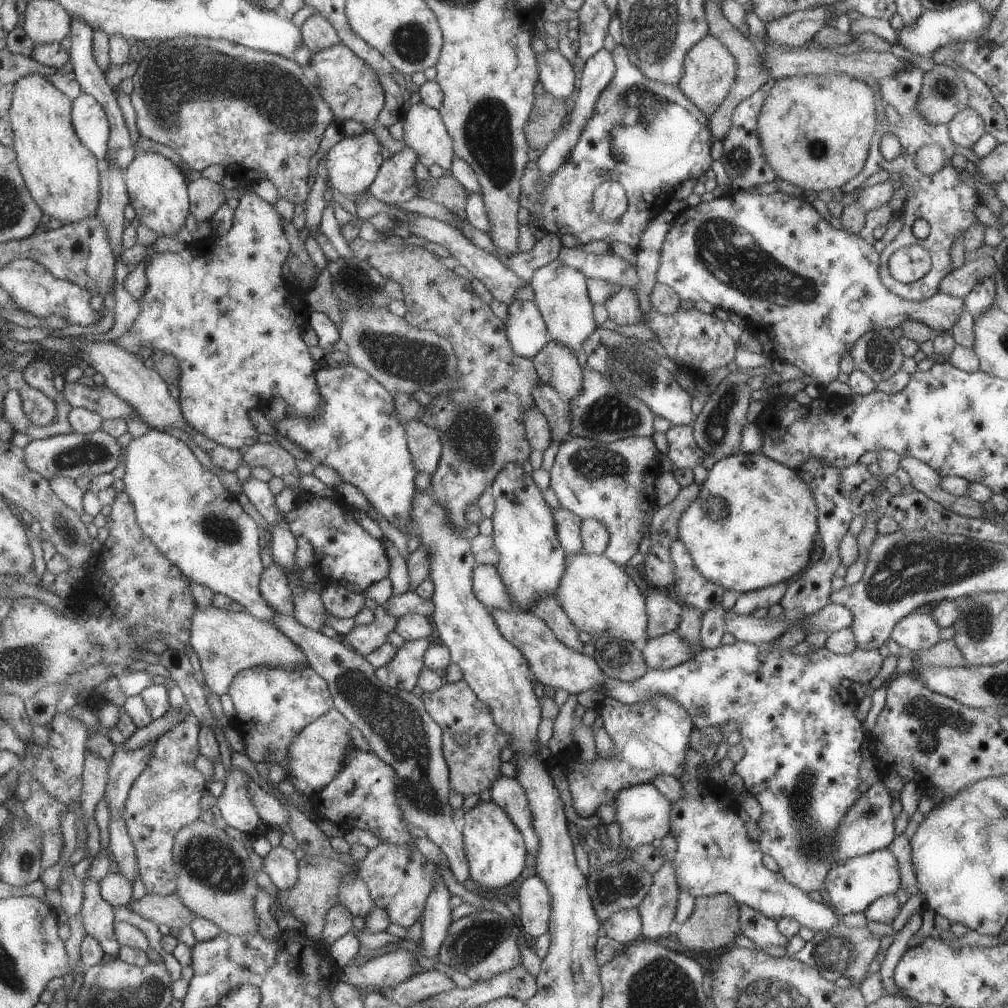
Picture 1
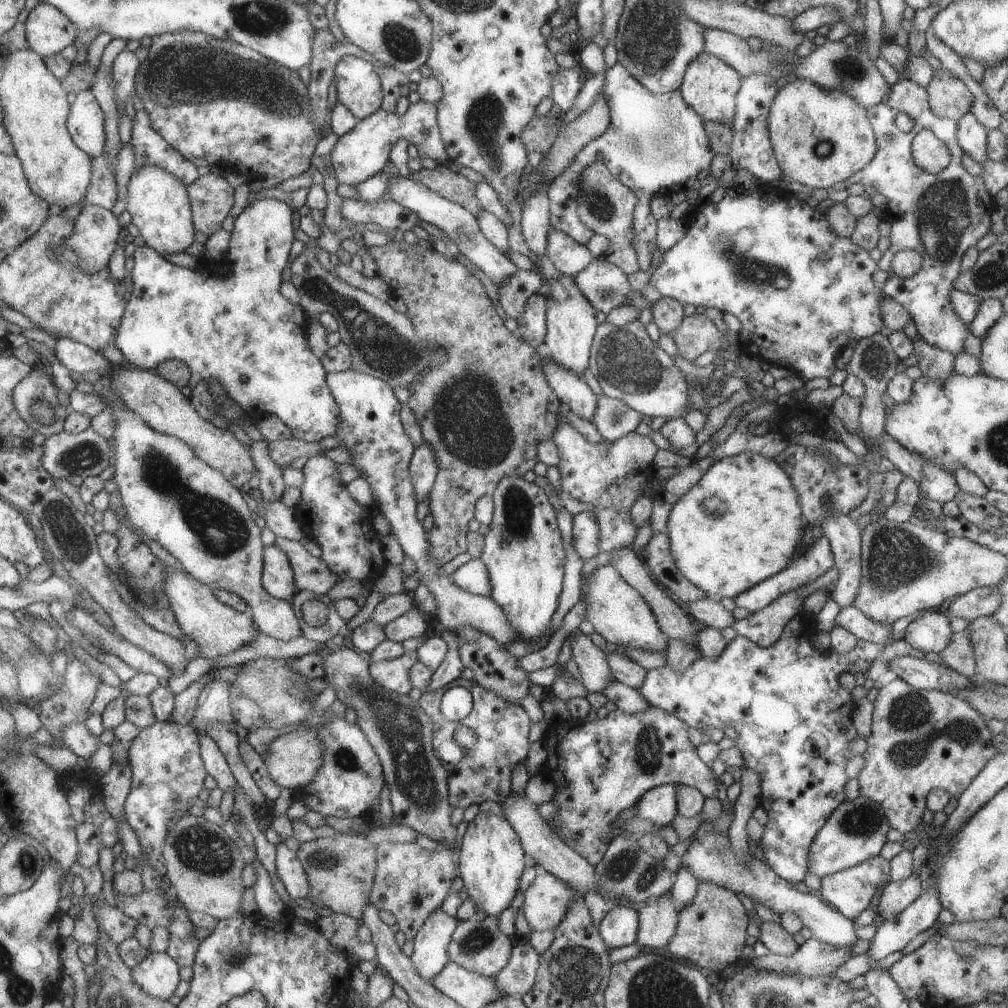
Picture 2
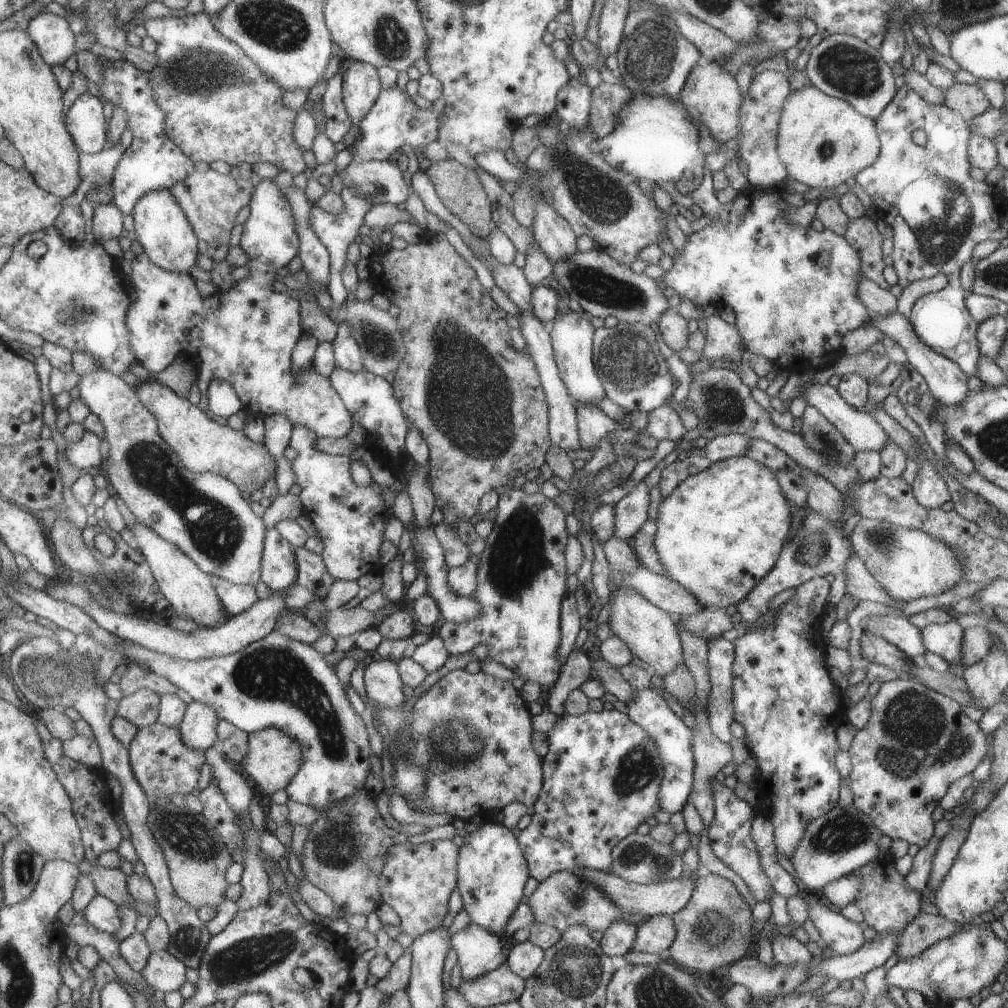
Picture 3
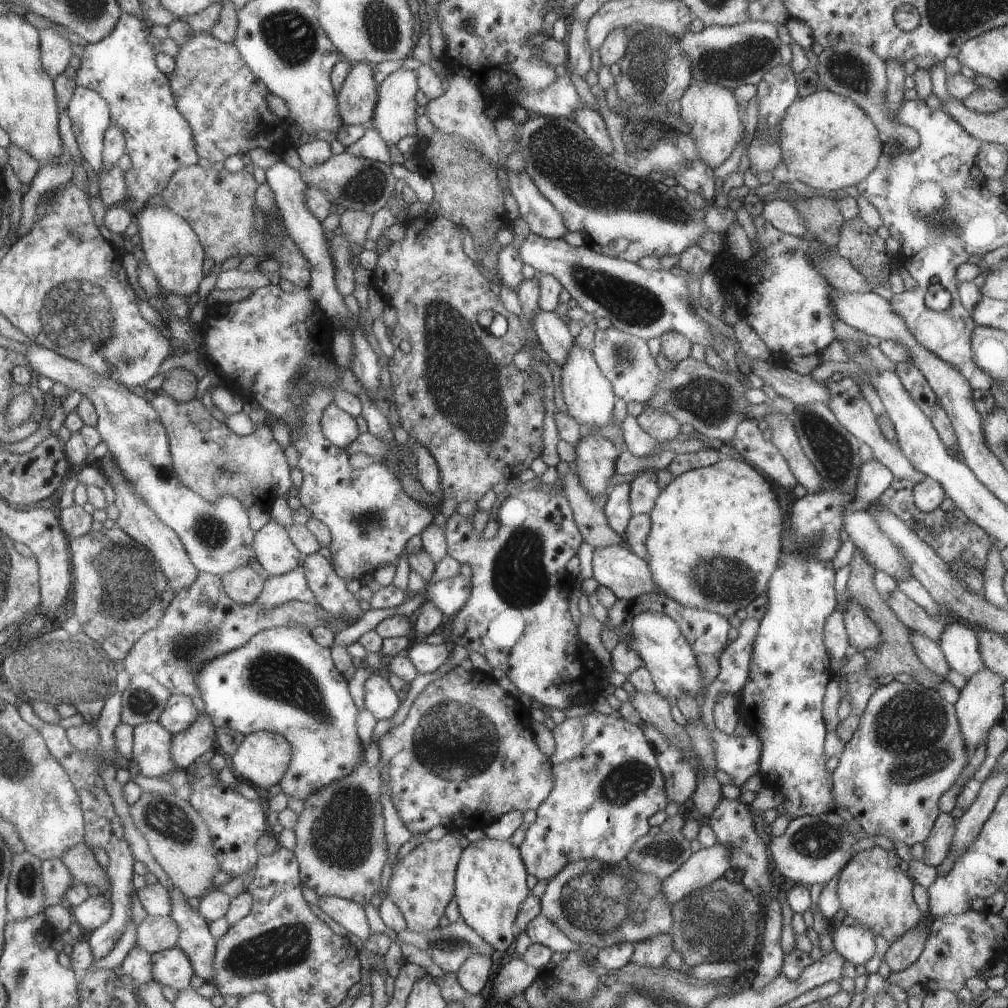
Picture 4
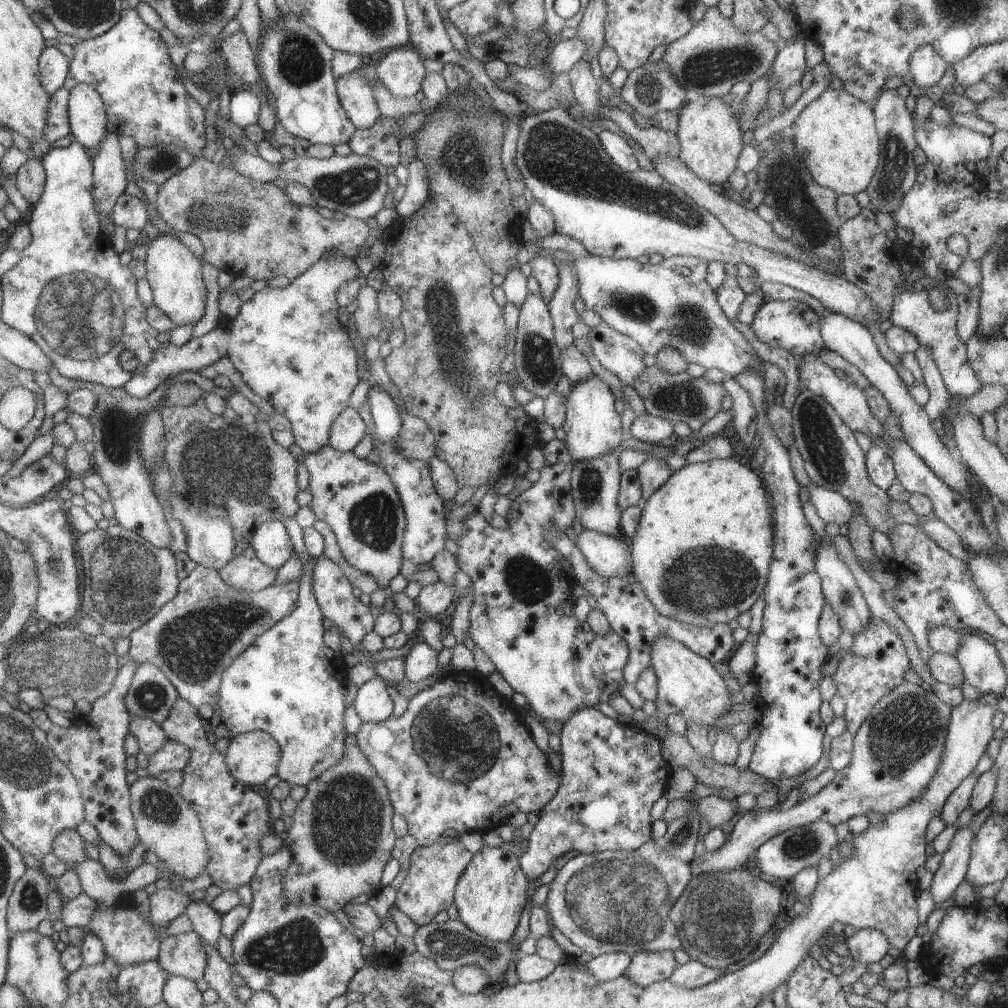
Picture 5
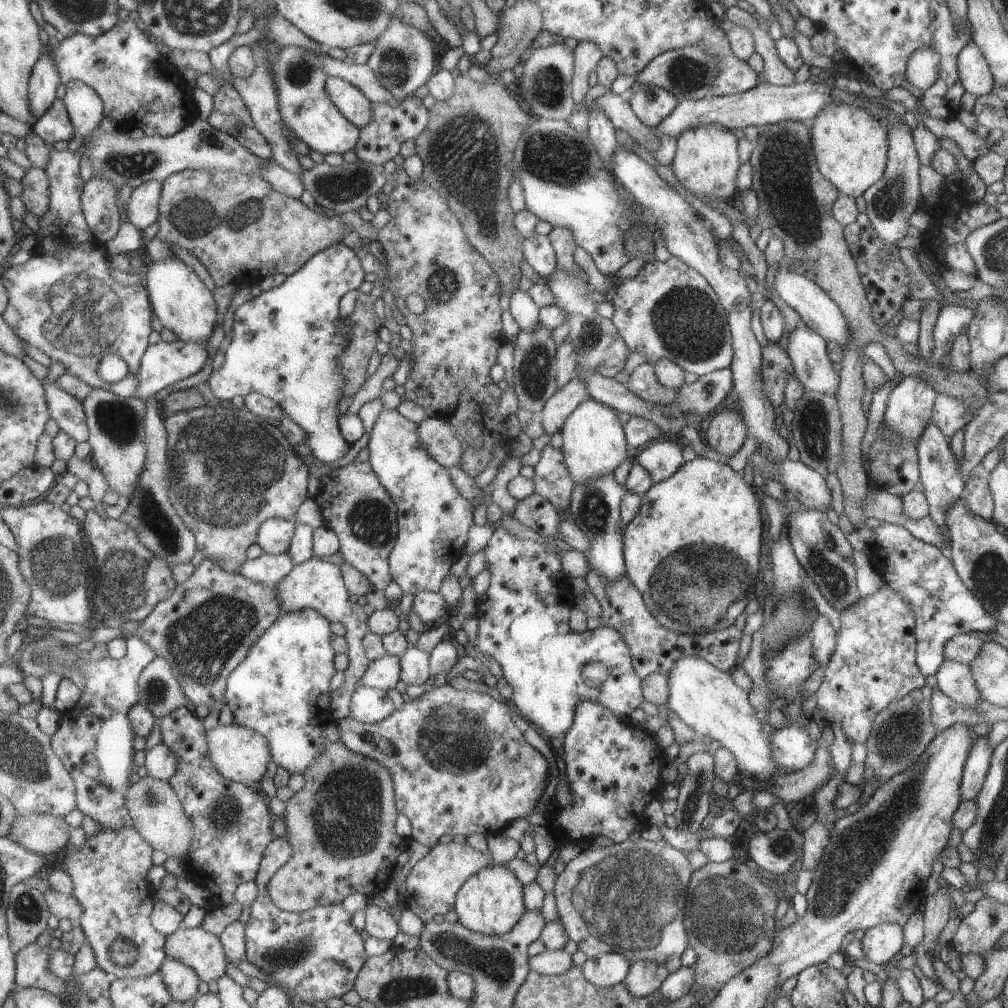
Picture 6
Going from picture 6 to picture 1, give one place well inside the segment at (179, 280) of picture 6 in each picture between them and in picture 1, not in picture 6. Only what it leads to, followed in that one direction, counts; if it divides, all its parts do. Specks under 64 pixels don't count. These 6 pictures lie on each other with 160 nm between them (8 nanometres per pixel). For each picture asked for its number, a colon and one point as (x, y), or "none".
1: (158, 189)
2: (159, 202)
3: (163, 228)
4: (171, 245)
5: (174, 273)

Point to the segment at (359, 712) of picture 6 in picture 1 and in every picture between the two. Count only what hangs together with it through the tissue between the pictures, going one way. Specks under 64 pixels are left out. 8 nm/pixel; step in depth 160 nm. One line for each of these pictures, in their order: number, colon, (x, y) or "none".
1: (401, 672)
2: (392, 675)
3: (382, 683)
4: (381, 701)
5: (372, 703)

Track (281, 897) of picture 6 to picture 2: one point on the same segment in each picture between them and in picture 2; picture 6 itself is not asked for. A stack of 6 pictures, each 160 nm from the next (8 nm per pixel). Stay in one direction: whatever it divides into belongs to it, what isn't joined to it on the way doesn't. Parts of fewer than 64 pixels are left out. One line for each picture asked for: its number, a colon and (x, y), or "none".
2: (340, 871)
3: (344, 852)
4: (340, 848)
5: (341, 835)

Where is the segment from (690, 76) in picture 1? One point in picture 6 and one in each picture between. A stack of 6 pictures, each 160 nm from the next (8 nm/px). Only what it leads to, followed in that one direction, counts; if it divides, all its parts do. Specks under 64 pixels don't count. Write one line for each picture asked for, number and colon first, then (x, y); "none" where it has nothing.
2: (709, 86)
3: (711, 95)
4: (710, 110)
5: (708, 132)
6: (705, 162)

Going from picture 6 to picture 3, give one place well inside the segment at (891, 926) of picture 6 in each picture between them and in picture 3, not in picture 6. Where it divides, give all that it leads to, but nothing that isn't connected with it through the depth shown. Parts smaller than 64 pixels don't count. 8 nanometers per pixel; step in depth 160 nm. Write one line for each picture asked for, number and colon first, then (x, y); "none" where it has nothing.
3: (842, 936)
4: (854, 943)
5: (866, 946)

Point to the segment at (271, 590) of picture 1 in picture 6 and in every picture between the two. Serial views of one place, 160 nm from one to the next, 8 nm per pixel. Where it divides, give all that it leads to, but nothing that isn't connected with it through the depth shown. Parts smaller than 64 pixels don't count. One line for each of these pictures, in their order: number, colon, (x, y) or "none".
2: (277, 579)
3: (278, 567)
4: (276, 554)
5: (272, 546)
6: (273, 536)

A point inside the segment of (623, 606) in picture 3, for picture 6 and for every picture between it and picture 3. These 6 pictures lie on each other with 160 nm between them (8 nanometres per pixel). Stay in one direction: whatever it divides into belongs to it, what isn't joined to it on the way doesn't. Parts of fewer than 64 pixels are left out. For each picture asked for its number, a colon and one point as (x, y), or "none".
4: (665, 653)
5: (687, 684)
6: (706, 699)

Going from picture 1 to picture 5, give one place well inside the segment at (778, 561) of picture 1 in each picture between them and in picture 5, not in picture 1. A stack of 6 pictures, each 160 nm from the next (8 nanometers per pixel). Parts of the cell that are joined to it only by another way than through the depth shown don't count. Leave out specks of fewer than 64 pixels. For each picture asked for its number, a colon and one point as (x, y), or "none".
2: (740, 524)
3: (718, 533)
4: (716, 532)
5: (702, 549)

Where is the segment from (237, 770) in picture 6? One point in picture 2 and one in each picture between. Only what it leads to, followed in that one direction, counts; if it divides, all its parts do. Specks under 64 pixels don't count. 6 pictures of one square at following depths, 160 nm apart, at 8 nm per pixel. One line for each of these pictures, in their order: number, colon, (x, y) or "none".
2: (292, 760)
3: (273, 757)
4: (261, 758)
5: (252, 757)

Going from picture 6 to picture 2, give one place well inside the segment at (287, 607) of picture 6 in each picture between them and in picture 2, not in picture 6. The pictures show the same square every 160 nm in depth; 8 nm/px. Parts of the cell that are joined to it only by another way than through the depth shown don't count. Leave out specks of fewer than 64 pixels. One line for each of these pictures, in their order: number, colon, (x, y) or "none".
2: (310, 573)
3: (311, 573)
4: (330, 591)
5: (332, 591)

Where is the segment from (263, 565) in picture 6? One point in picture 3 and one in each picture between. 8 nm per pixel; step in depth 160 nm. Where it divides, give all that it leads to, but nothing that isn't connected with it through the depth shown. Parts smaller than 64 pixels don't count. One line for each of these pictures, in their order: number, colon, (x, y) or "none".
3: (236, 598)
4: (242, 585)
5: (245, 574)

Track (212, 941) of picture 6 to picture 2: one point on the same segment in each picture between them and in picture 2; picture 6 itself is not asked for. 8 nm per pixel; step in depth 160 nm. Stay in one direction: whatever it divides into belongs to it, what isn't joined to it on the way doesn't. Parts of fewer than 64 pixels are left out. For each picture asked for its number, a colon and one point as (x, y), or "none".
2: (158, 975)
3: (164, 972)
4: (172, 967)
5: (182, 955)

